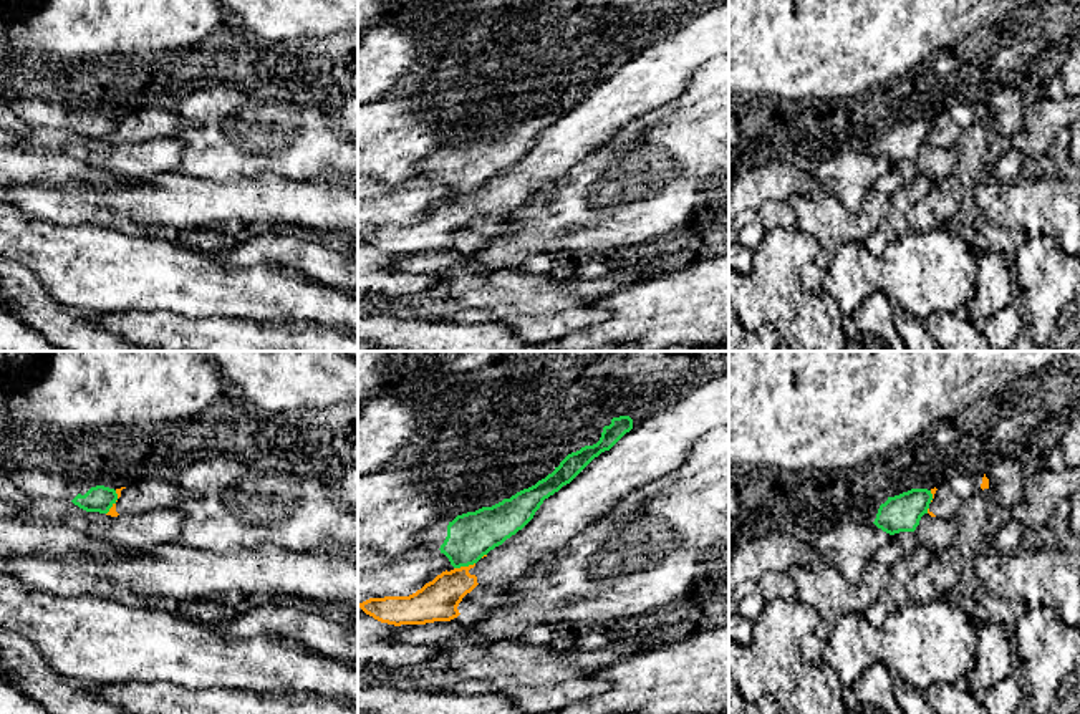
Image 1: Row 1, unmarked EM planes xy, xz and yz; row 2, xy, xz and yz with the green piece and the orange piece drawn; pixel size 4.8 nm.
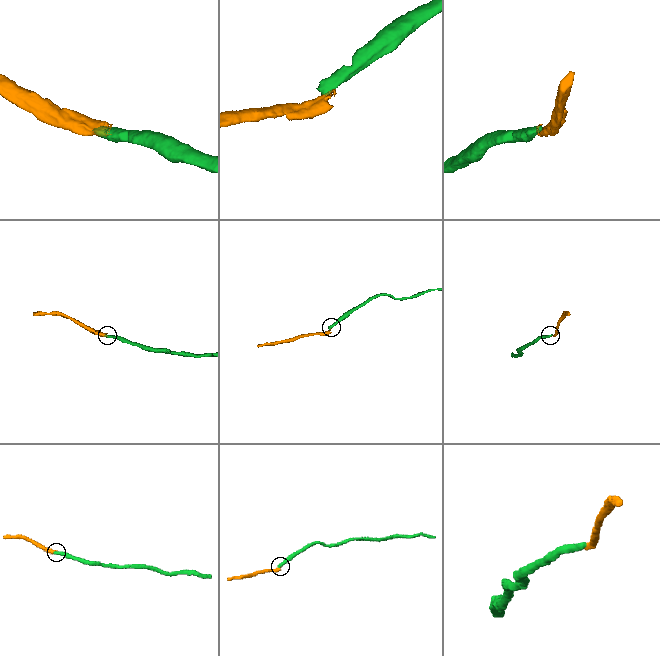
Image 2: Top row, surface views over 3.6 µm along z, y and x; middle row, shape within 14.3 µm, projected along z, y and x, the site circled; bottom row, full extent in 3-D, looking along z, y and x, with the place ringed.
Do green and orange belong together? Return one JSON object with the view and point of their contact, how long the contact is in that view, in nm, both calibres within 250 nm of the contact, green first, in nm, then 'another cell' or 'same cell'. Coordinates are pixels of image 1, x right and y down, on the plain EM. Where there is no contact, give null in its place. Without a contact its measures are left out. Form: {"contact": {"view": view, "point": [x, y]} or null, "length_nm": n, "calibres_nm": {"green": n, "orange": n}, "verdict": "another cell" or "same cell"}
{"contact": {"view": "xz", "point": [464, 194]}, "length_nm": 110, "calibres_nm": {"green": 220, "orange": 200}, "verdict": "another cell"}

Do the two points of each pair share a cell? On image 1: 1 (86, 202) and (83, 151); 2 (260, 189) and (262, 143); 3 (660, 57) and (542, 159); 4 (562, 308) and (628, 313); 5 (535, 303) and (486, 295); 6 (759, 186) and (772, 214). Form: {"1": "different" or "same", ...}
{"1": "different", "2": "different", "3": "same", "4": "different", "5": "same", "6": "different"}

